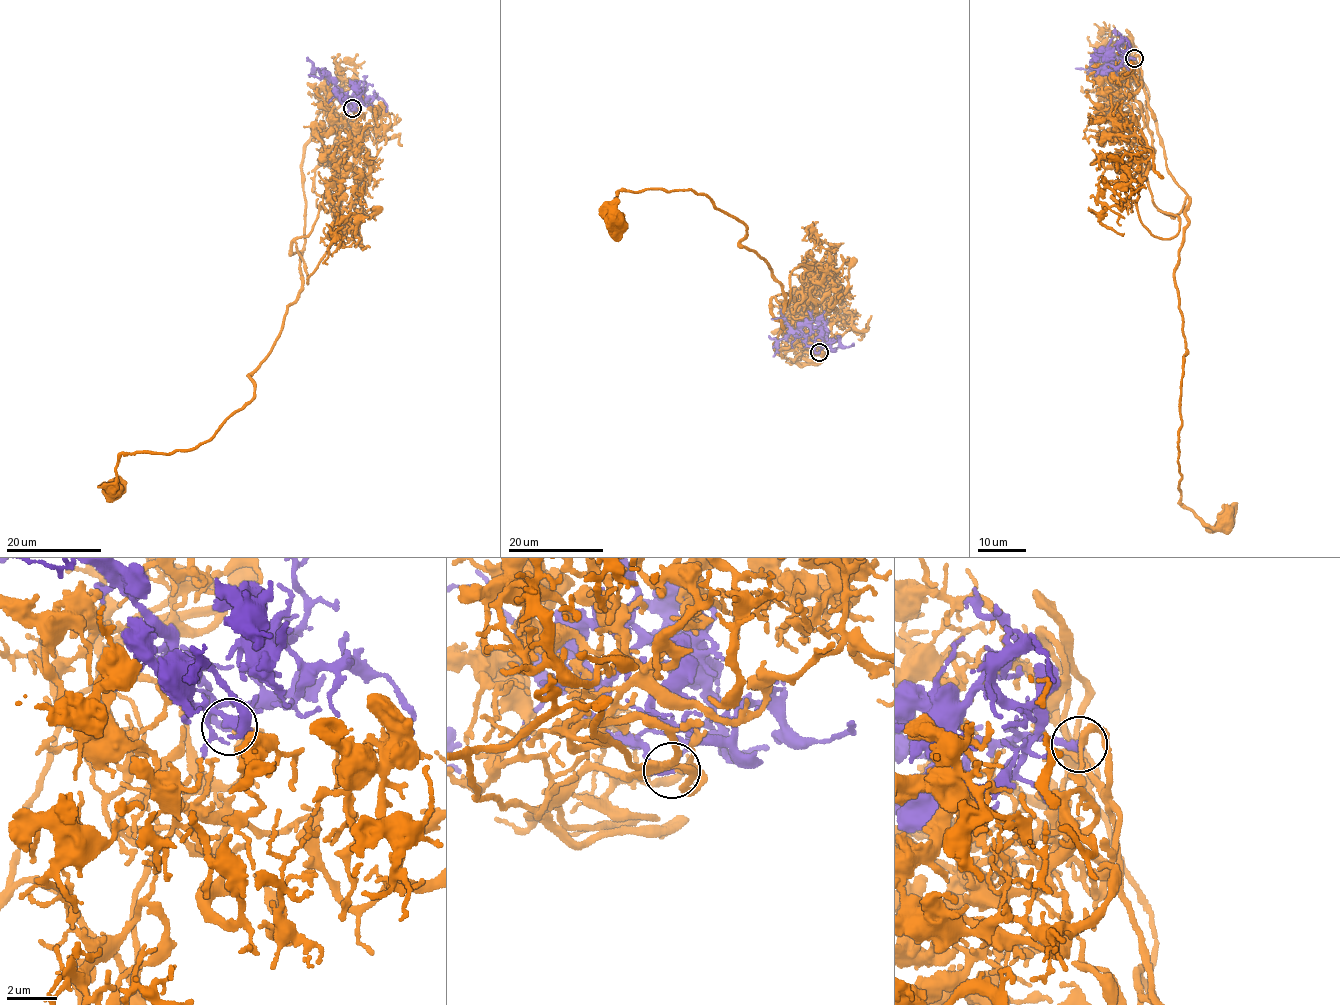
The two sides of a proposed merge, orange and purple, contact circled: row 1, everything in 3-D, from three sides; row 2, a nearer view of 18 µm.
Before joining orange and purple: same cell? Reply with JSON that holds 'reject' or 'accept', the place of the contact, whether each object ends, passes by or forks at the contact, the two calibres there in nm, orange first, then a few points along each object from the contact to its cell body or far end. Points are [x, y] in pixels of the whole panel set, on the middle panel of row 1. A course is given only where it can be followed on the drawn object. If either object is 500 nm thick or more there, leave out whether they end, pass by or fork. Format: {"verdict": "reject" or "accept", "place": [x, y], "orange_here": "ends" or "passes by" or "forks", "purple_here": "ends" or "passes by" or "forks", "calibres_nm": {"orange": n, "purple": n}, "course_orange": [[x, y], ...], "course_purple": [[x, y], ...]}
{"verdict": "accept", "place": [819, 352], "orange_here": "passes by", "purple_here": "ends", "calibres_nm": {"orange": 240, "purple": 280}, "course_orange": [[820, 352], [804, 340], [775, 349], [781, 284], [712, 200], [620, 191], [614, 223]], "course_purple": [[819, 352], [806, 344], [801, 334], [790, 333], [779, 341], [777, 352], [772, 357]]}

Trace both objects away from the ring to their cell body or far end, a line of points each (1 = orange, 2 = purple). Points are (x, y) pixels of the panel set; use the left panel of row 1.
1: (353, 108), (333, 154), (304, 150), (302, 291), (254, 398), (193, 448), (122, 454), (112, 491)
2: (352, 108), (341, 90), (327, 74), (316, 70), (308, 76)

